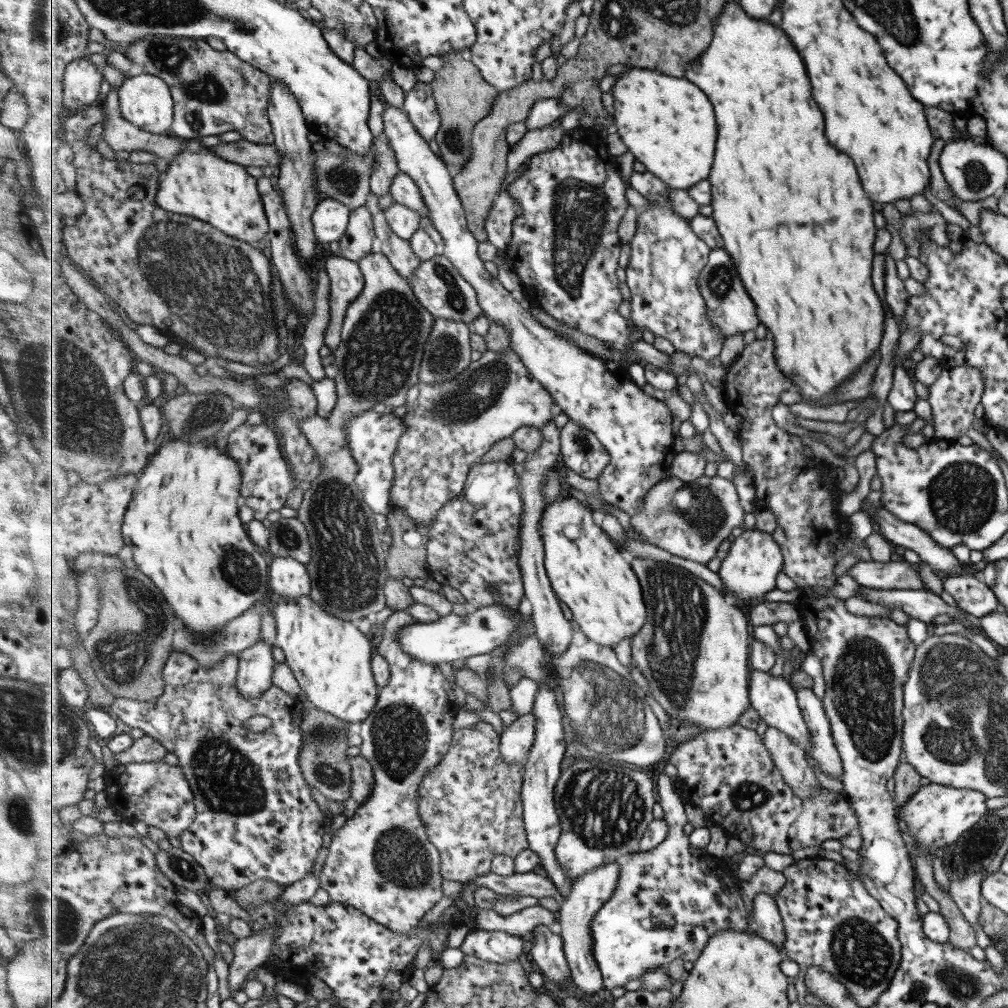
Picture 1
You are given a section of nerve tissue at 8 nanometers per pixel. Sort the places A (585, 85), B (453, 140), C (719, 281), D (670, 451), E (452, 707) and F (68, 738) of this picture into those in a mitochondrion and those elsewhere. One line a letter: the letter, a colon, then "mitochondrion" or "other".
A: other
B: mitochondrion
C: mitochondrion
D: other
E: other
F: mitochondrion

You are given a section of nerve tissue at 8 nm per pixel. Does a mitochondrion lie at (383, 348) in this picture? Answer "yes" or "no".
yes

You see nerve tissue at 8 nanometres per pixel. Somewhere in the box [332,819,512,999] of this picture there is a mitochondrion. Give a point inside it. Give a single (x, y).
(403, 861)

